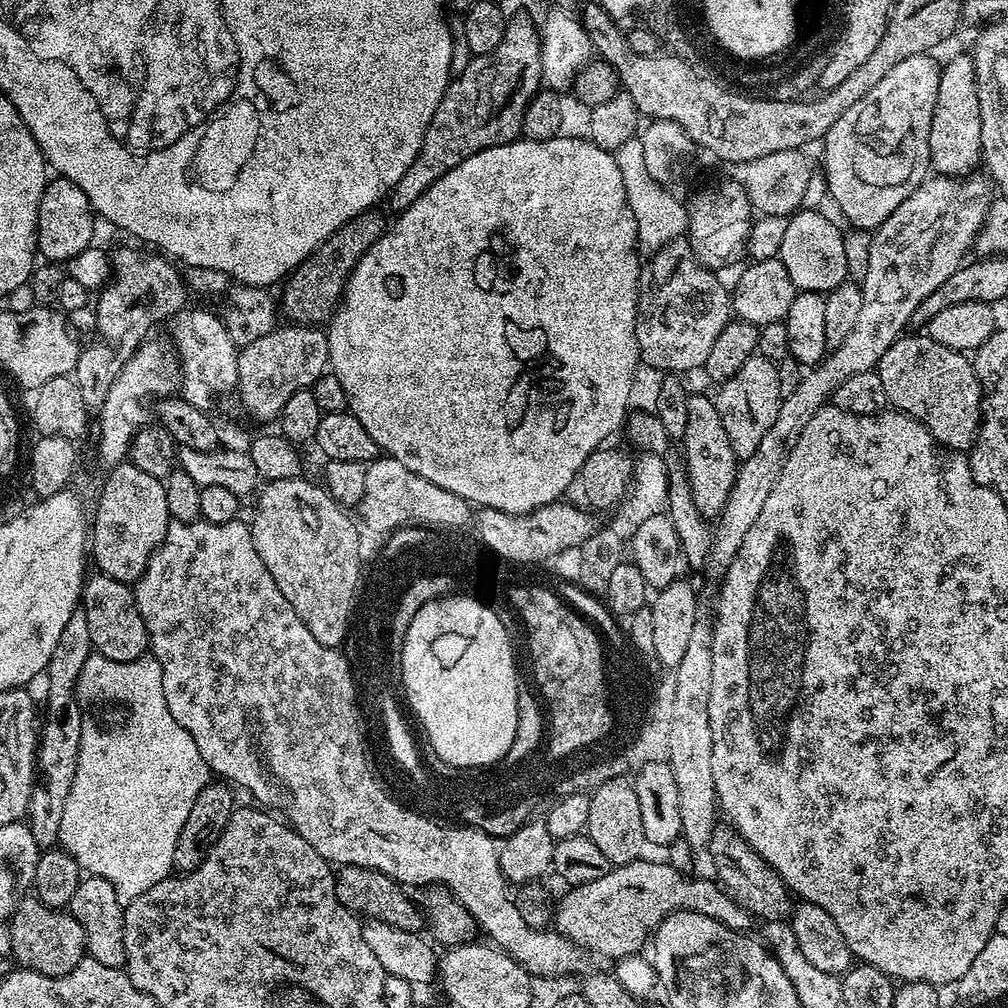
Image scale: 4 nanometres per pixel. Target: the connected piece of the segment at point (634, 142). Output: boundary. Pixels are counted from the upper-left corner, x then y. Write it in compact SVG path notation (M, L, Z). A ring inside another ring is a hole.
M634 138L626 142L622 147L617 148L615 153L618 162L618 170L622 170L622 182L626 186L626 198L630 202L630 210L634 210L634 218L638 222L639 247L645 253L651 254L657 252L659 248L666 246L674 239L683 237L688 230L688 212L685 205L675 200L668 192L663 192L663 187L657 186L650 178L646 170L646 158L642 154L642 142L639 138Z

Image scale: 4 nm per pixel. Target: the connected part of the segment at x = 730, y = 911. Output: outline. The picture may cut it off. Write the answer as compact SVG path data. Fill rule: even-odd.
M648 859L609 867L602 878L569 887L568 893L558 900L554 912L555 931L567 940L573 940L576 947L609 956L612 962L637 955L640 947L649 943L656 927L670 913L681 910L706 914L735 932L748 934L753 931L754 917L738 902L734 902L715 879L684 880L688 879L685 873L673 864L655 864Z

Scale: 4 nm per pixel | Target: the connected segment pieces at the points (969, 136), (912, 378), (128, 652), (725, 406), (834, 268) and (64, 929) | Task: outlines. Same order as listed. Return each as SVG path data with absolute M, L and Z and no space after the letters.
M971 55L956 56L940 70L938 94L934 102L934 118L928 139L928 159L937 173L945 176L963 177L982 160L982 122L978 110L978 90L976 89L976 68Z
M904 334L882 354L874 371L882 378L889 405L926 426L943 448L964 454L975 444L984 396L980 392L976 367L965 353L942 346L942 342L927 334Z
M95 575L87 577L82 593L82 607L86 612L86 624L95 655L105 656L114 662L141 659L149 651L150 637L146 622L136 605L135 591L114 578Z
M762 355L749 358L744 365L725 384L719 385L720 392L714 396L718 415L723 429L730 440L733 454L743 458L758 450L758 442L762 442L762 434L774 426L774 418L778 418L780 409L780 370L777 361L768 360Z
M801 210L789 217L778 259L786 266L797 291L827 294L848 278L845 233L823 211Z
M26 898L14 910L7 921L6 931L12 943L12 959L21 969L46 974L65 976L82 962L86 955L86 934L72 913L63 908L51 908L35 898Z

